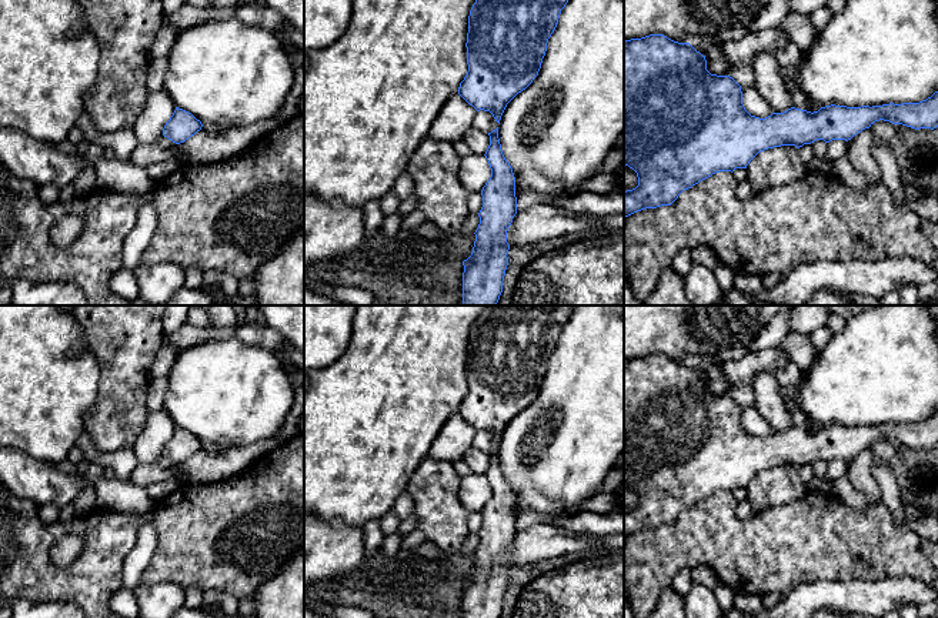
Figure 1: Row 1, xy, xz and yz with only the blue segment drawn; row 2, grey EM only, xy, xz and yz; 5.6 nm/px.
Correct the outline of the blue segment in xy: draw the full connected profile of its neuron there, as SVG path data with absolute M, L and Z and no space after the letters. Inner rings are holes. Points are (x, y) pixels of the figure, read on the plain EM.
M176 427L173 435L163 448L163 455L176 464L184 462L203 447L191 432Z

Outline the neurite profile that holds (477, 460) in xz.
M471 447L463 457L463 461L471 468L473 474L484 475L490 465L490 455L483 450Z

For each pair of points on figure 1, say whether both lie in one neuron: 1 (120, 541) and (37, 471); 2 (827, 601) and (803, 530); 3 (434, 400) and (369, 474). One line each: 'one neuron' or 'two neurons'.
1: two neurons
2: two neurons
3: one neuron

